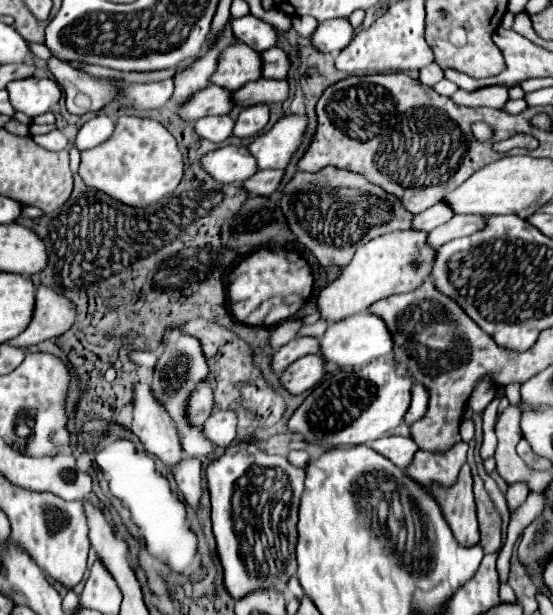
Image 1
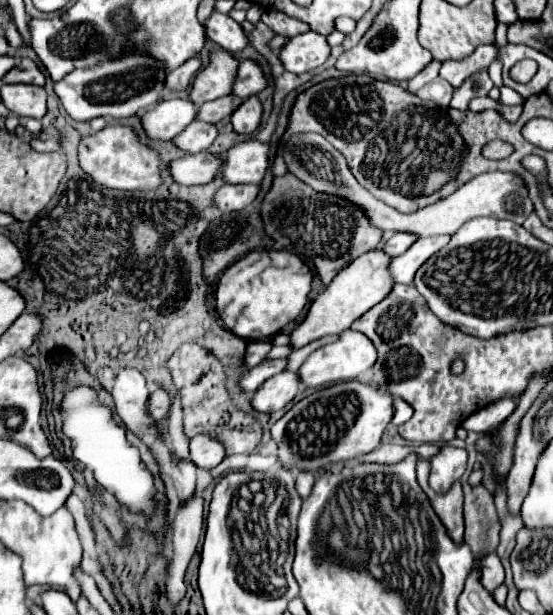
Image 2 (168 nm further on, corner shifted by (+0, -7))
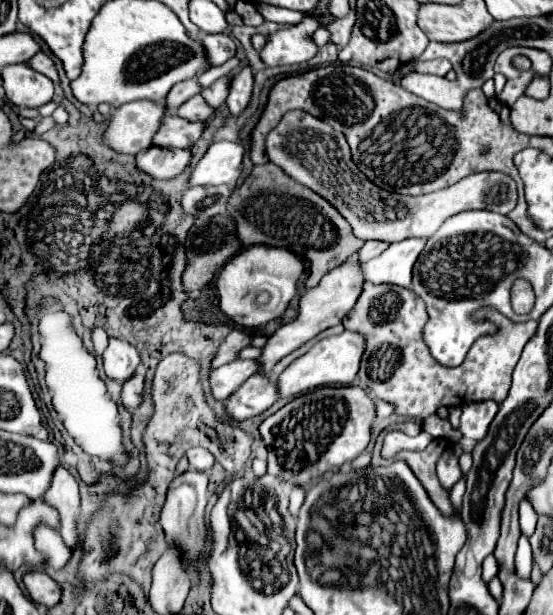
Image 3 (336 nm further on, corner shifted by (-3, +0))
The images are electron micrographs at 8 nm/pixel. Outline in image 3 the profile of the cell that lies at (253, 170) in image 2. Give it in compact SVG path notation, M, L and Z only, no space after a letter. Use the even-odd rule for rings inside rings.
M213 142L203 160L191 172L191 186L235 186L243 174L245 148L239 142Z

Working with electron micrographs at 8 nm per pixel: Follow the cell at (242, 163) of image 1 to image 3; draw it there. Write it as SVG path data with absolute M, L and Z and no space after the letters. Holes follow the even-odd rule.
M151 146L137 154L137 166L153 178L175 178L191 164L191 158L189 150Z

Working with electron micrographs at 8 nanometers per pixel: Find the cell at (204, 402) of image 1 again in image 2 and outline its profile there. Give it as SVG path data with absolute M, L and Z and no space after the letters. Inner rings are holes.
M154 389L152 395L148 397L148 415L156 421L164 419L168 409L170 409L170 399L168 399L168 393L162 391L162 389Z

